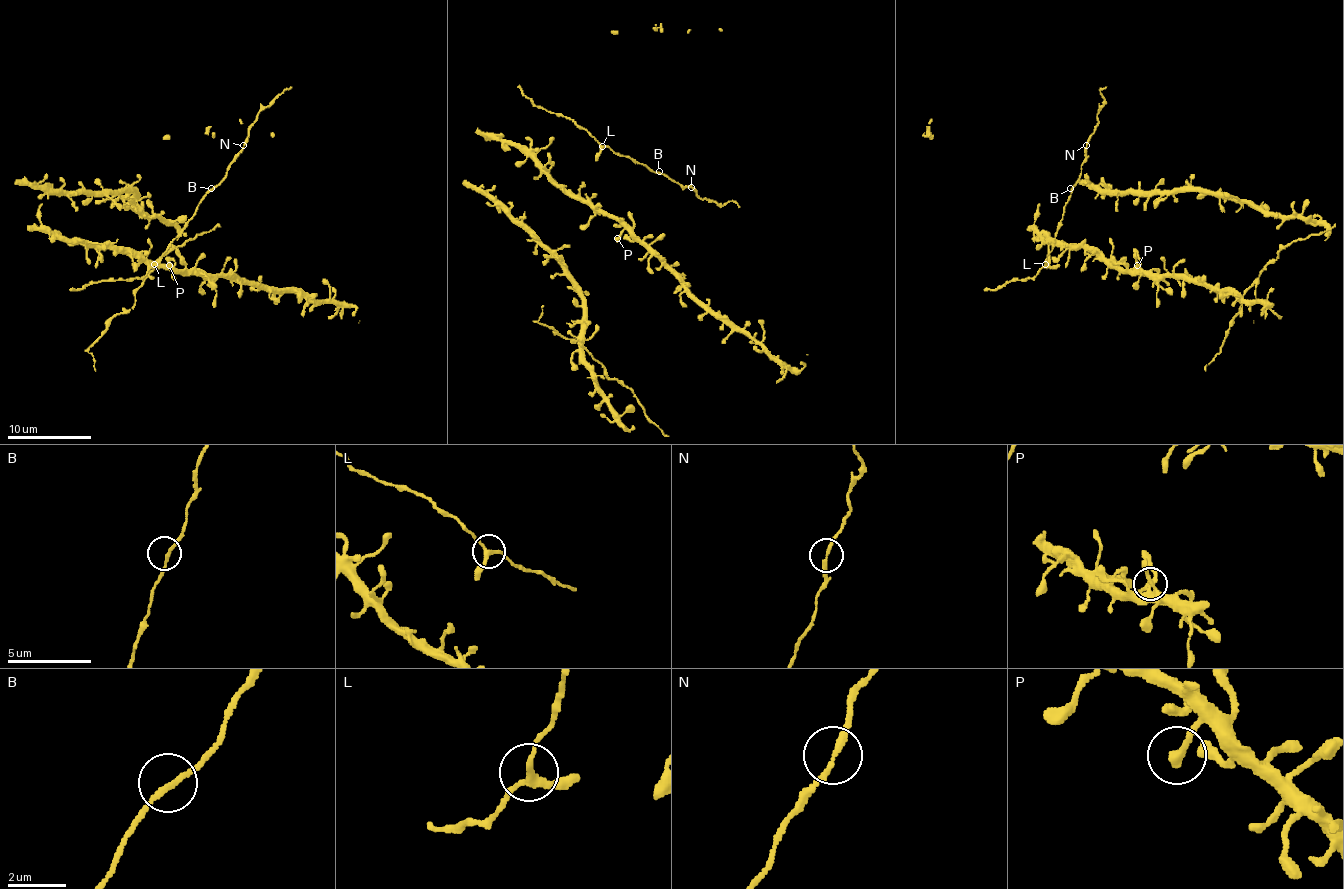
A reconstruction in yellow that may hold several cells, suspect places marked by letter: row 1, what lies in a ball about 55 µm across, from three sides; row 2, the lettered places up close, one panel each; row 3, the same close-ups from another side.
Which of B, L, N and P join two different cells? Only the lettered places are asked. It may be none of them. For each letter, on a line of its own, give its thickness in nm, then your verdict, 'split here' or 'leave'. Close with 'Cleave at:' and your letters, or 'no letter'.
B: calibre 170 nm; leave
L: calibre 220 nm; leave
N: calibre 190 nm; split here
P: calibre 360 nm; leave
Cleave at: N

